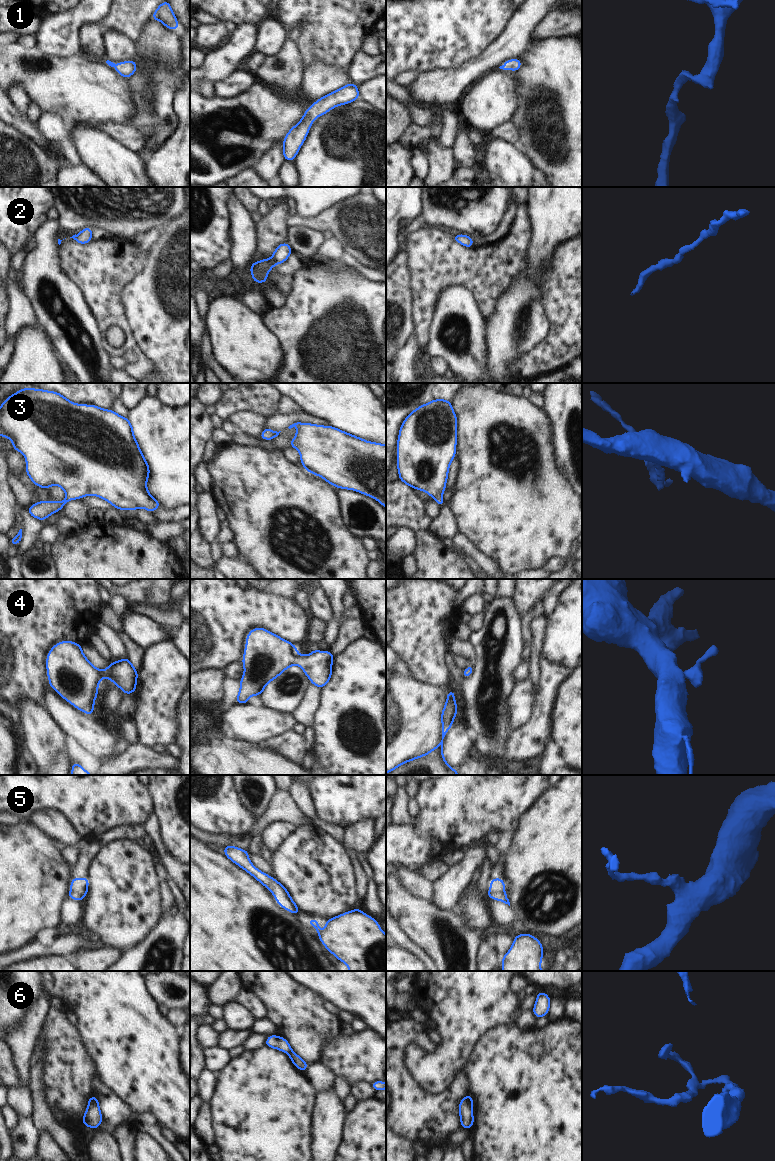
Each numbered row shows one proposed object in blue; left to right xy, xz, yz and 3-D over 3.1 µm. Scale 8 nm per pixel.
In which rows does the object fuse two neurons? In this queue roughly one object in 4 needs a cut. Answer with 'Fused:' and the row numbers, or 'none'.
Fused: 6

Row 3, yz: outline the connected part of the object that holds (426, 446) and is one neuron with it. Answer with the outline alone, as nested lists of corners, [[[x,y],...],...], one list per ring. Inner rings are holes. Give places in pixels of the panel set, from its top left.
[[[434,399],[417,407],[404,419],[399,429],[396,461],[399,480],[414,489],[426,492],[440,507],[444,506],[442,494],[446,490],[449,466],[456,456],[456,444],[457,416],[449,400]]]

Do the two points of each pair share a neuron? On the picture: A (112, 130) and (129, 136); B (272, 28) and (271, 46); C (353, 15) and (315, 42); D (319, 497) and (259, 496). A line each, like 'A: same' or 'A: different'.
A: same
B: same
C: same
D: same

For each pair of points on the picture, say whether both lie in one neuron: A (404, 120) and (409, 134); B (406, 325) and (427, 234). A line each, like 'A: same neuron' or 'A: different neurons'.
A: different neurons
B: different neurons

